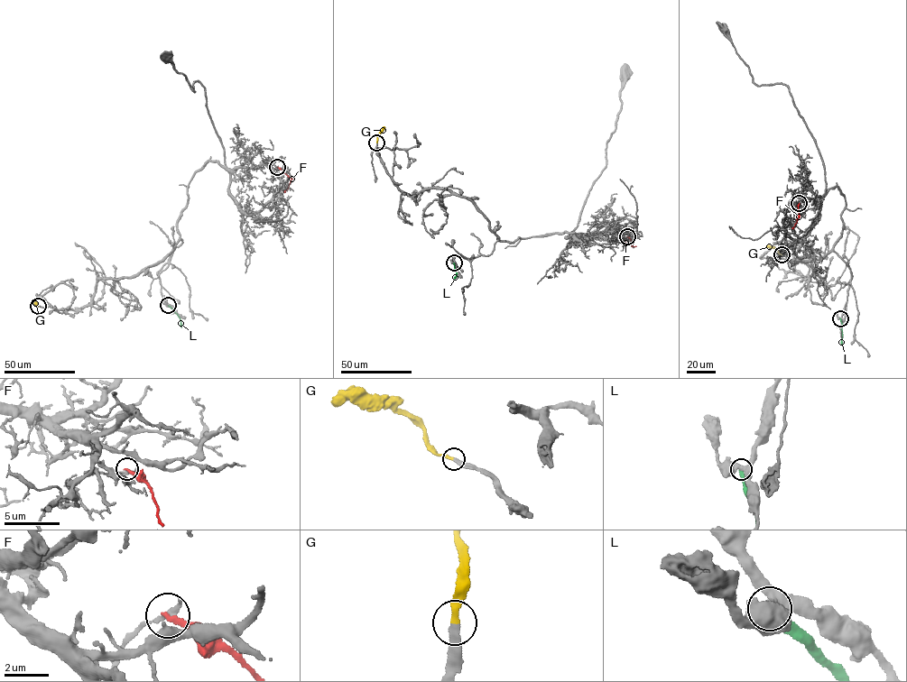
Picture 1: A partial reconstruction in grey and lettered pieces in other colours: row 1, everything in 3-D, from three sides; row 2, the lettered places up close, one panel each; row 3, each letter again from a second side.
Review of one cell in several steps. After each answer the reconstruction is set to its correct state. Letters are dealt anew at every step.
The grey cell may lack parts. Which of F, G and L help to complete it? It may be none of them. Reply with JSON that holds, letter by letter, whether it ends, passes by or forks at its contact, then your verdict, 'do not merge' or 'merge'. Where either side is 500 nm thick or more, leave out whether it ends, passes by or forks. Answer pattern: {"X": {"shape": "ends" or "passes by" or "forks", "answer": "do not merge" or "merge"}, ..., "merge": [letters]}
{"F": {"shape": "ends", "answer": "do not merge"}, "G": {"shape": "ends", "answer": "do not merge"}, "L": {"shape": "ends", "answer": "do not merge"}, "merge": []}

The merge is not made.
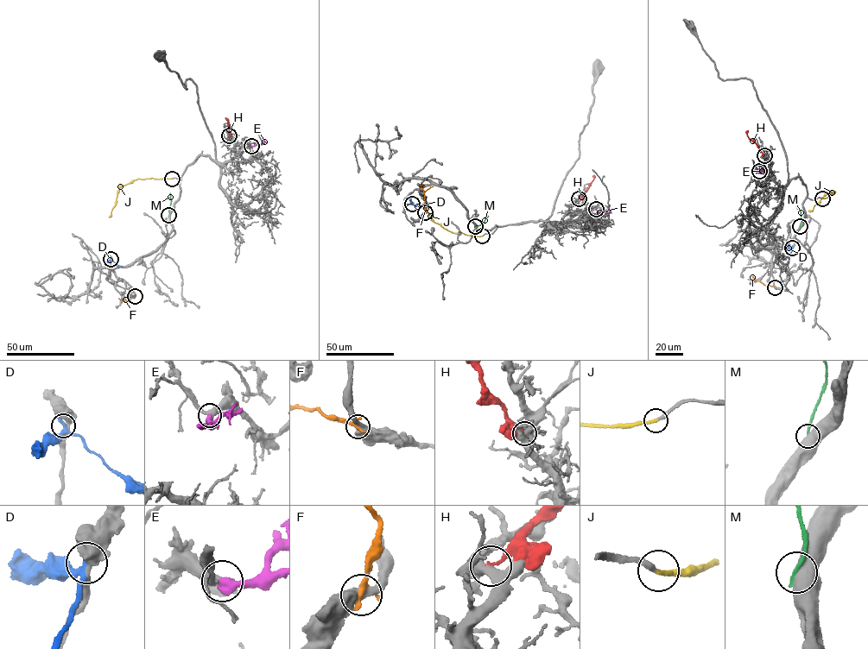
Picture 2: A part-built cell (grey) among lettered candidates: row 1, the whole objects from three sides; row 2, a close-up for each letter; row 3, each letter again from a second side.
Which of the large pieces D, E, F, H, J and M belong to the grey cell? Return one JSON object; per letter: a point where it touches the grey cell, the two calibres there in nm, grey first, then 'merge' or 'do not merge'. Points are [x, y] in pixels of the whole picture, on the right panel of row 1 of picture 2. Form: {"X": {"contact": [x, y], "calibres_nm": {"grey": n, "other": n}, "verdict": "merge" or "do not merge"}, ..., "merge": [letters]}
{"D": {"contact": [792, 248], "calibres_nm": {"grey": 420, "other": 300}, "verdict": "do not merge"}, "E": {"contact": [759, 171], "calibres_nm": {"grey": 320, "other": 480}, "verdict": "merge"}, "F": {"contact": [775, 287], "calibres_nm": {"grey": 550, "other": 220}, "verdict": "do not merge"}, "H": {"contact": [764, 155], "calibres_nm": {"grey": 380, "other": 170}, "verdict": "do not merge"}, "J": {"contact": [822, 198], "calibres_nm": {"grey": 280, "other": 240}, "verdict": "merge"}, "M": {"contact": [800, 226], "calibres_nm": {"grey": 850, "other": 240}, "verdict": "do not merge"}, "merge": ["E", "J"]}

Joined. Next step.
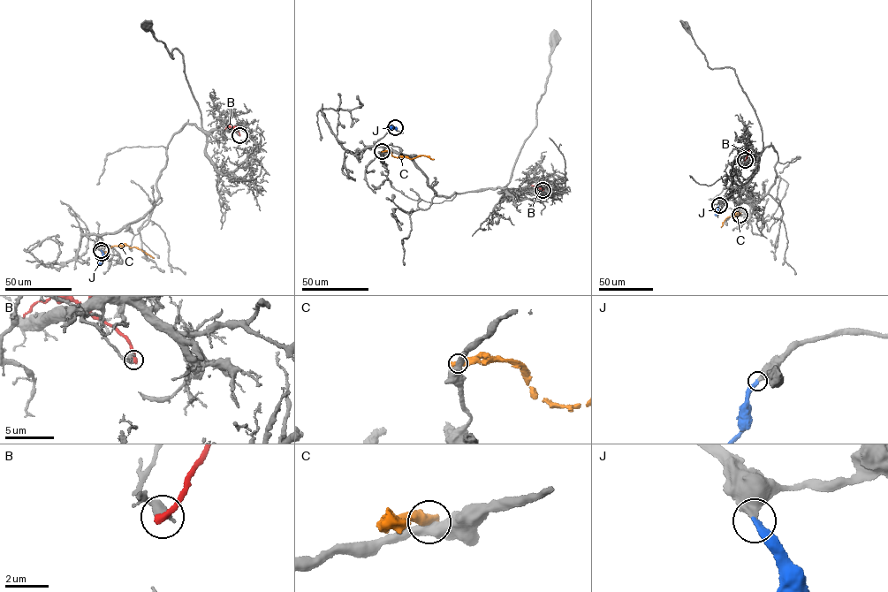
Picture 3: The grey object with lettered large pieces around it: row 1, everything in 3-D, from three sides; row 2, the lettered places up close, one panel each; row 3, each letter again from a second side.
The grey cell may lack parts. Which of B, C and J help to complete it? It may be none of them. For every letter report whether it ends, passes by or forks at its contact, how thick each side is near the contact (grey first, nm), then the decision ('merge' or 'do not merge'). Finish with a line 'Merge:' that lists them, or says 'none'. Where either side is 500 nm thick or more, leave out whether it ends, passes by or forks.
B: 500/340 nm | do not merge
C: 550/600 nm | do not merge
J: it ends | 400/340 nm | merge
Merge: J

